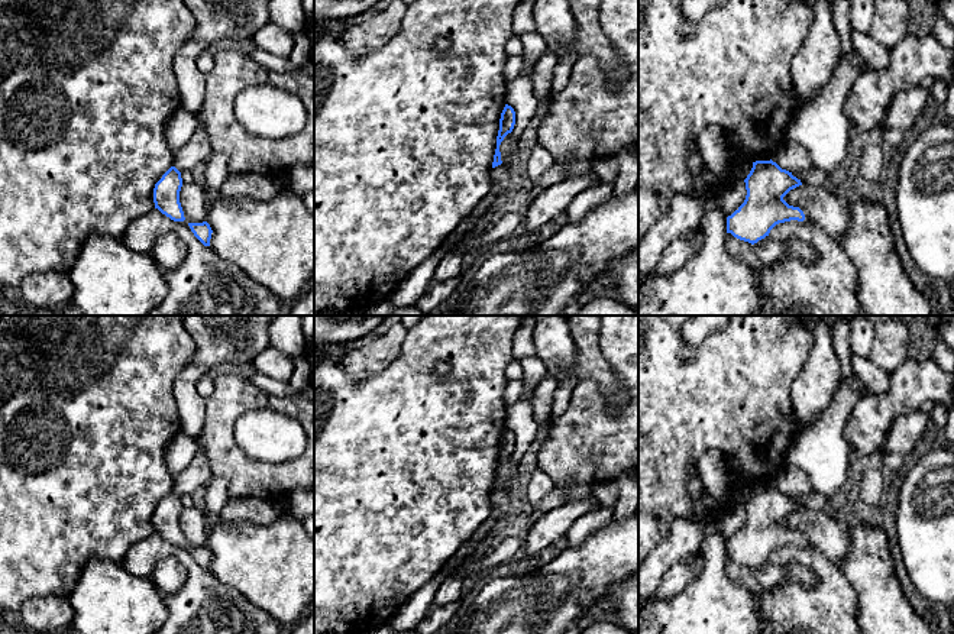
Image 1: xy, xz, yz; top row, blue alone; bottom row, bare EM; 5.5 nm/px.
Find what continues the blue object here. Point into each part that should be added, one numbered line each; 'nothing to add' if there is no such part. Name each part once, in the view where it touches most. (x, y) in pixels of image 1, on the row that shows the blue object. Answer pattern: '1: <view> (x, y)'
nothing to add

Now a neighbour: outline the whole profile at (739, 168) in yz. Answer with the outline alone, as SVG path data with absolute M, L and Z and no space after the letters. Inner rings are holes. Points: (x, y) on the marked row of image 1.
M728 153L728 169L733 179L746 179L753 168L753 161Z

